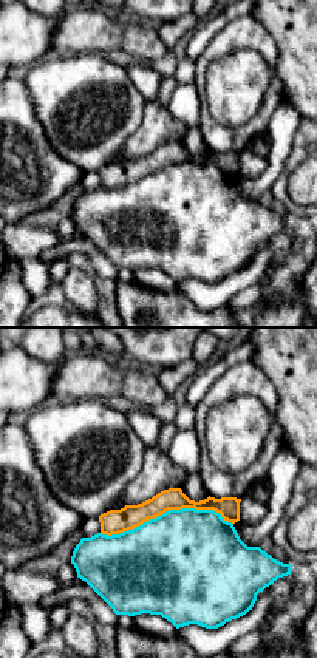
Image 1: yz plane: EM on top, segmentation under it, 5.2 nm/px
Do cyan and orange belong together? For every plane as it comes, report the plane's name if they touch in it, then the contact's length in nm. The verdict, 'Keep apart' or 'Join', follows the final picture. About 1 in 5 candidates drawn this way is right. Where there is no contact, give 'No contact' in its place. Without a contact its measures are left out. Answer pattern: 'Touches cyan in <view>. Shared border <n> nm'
Touches cyan in yz. Shared border 700 nm

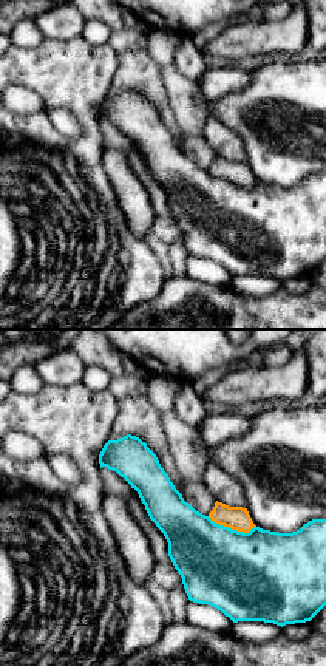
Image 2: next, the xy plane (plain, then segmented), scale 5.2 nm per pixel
Touches cyan in xy. Shared border 260 nm

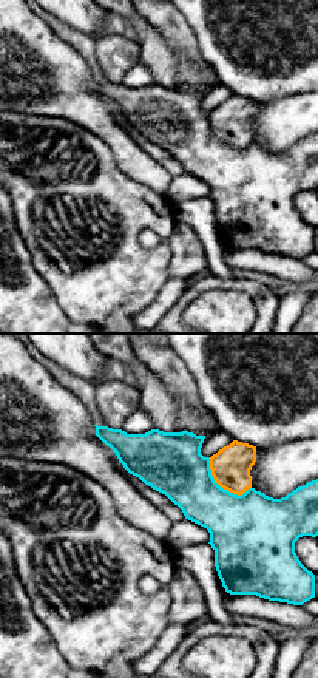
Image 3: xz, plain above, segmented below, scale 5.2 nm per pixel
Touches cyan in xz. Shared border 280 nm

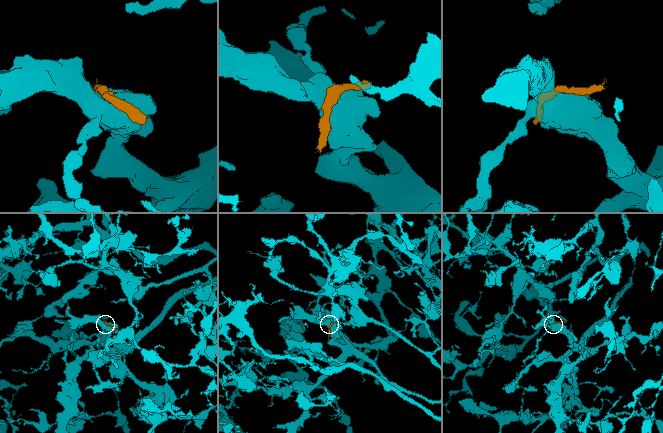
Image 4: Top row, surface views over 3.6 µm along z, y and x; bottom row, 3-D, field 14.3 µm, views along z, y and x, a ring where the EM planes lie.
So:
Keep apart

